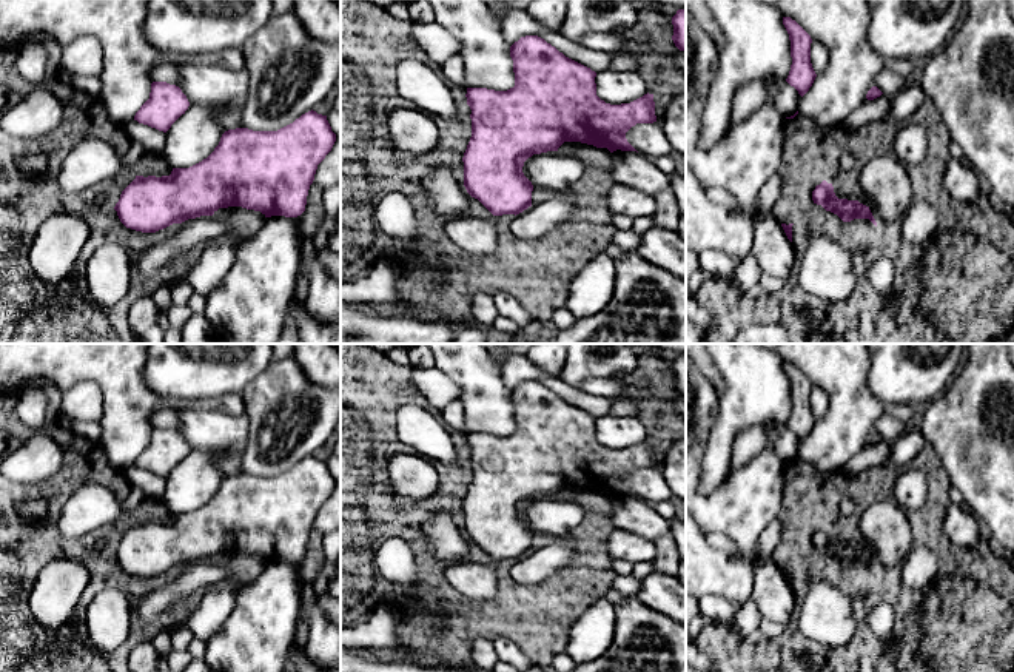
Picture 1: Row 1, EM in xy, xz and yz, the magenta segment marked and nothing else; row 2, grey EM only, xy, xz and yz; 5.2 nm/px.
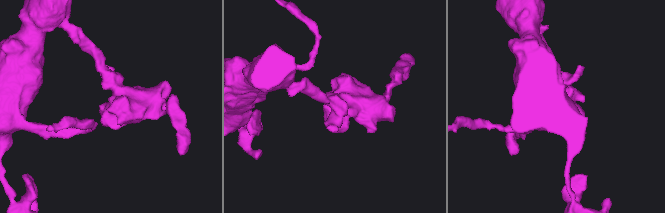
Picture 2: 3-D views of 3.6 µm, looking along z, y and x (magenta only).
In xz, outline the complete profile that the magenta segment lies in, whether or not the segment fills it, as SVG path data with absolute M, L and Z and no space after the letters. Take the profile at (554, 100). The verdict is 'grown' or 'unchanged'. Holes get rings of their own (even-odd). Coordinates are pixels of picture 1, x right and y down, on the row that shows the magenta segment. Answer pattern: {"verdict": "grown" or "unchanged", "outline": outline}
{"verdict": "unchanged", "outline": "M538 35L521 37L510 46L513 60L515 86L507 91L487 88L467 88L467 105L472 109L472 137L464 153L464 186L493 216L519 214L532 207L532 182L524 176L524 162L533 154L558 151L564 142L581 142L596 148L607 148L610 153L636 151L626 139L626 133L636 123L653 123L653 94L621 105L610 105L596 96L596 72L566 57L555 46Z"}

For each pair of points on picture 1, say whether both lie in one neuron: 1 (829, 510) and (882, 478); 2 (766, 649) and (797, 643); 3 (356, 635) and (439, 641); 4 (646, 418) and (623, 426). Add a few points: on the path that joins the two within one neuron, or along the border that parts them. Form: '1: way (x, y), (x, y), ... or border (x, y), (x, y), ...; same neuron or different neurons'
1: way (834, 495), (843, 486), (866, 486); same neuron
2: way (774, 649), (789, 648); same neuron
3: border (398, 604), (412, 637), (404, 648); different neurons
4: border (637, 416), (648, 436); different neurons

